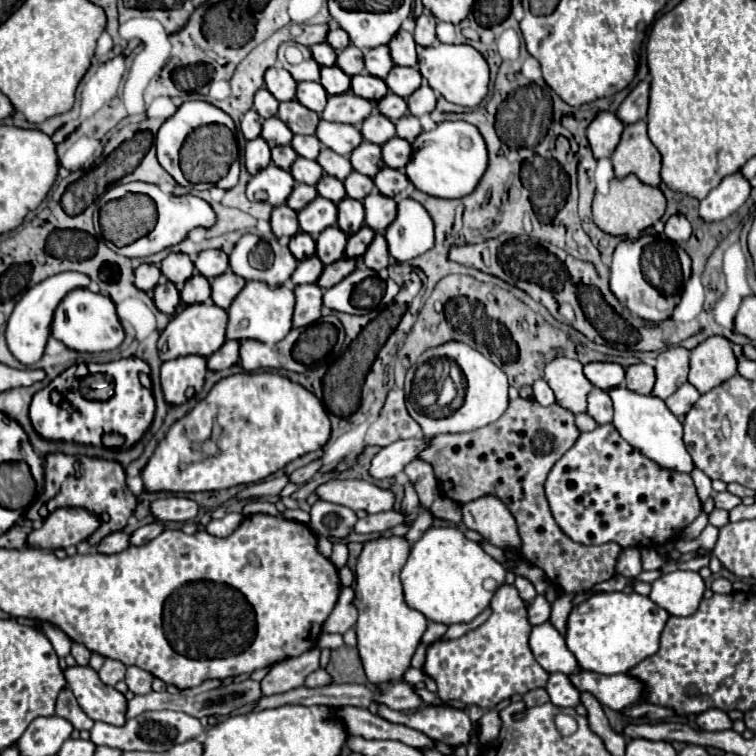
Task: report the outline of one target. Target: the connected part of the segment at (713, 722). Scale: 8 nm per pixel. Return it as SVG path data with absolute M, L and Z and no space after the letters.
M707 709L697 715L697 725L703 731L725 731L725 729L731 729L733 721L721 709Z

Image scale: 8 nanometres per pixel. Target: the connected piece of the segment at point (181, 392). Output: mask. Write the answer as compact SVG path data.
M177 357L161 365L161 387L169 405L181 405L187 401L187 387L201 391L207 373L205 357Z

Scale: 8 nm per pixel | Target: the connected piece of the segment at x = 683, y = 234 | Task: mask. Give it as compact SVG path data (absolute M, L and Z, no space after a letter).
M673 215L665 223L665 235L675 243L685 243L691 237L691 225L683 215Z

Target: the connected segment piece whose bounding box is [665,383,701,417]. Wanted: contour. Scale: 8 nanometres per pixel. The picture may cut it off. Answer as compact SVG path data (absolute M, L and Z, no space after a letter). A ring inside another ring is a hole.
M685 383L685 385L681 385L681 387L665 401L665 405L669 407L669 411L671 411L673 415L683 417L683 415L689 413L689 409L697 403L699 397L701 397L701 393L699 393L691 383Z

